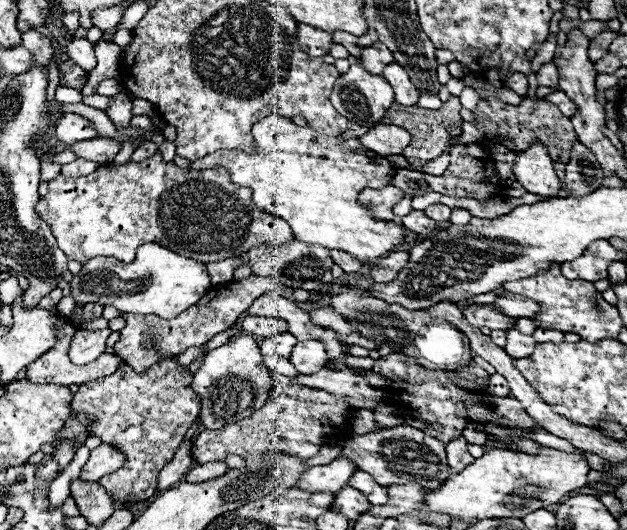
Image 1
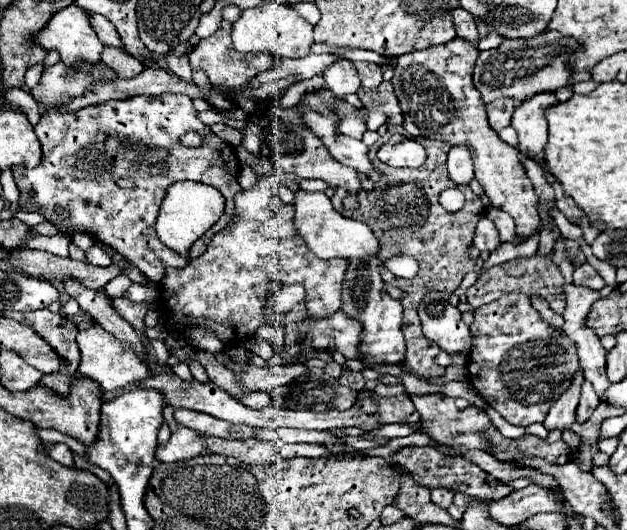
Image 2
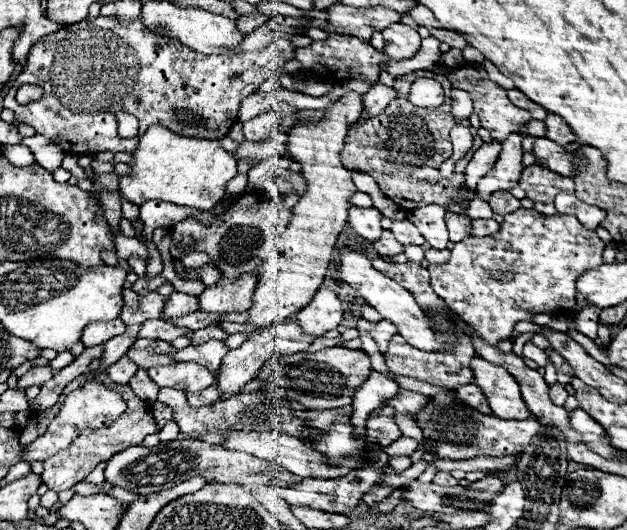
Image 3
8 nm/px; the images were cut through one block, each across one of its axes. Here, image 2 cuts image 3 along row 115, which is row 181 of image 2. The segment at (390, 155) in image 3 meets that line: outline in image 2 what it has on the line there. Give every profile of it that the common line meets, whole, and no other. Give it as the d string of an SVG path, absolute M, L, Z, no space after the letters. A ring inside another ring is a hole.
M422 140L422 146L426 148L426 162L420 168L392 168L382 164L376 156L372 156L374 168L382 172L382 180L374 184L372 192L364 192L362 188L358 190L358 208L348 210L342 206L342 200L346 198L346 190L338 188L332 196L332 204L338 212L342 212L346 218L356 218L364 224L368 224L374 232L374 236L380 242L378 250L378 260L382 262L382 280L386 284L394 284L400 290L406 292L406 296L400 300L404 306L404 336L406 336L406 364L420 376L420 378L430 378L430 376L442 376L444 368L434 362L434 356L440 352L440 348L428 340L422 334L420 328L420 318L418 318L418 304L422 296L428 290L444 290L444 292L454 292L458 284L462 282L462 276L472 272L476 266L476 260L468 258L466 250L472 244L474 238L474 228L478 220L484 216L484 206L482 200L472 192L464 188L466 194L466 204L458 212L446 212L438 196L444 188L454 188L454 182L448 178L446 172L446 154L450 146L444 142L432 142L432 140ZM408 220L420 220L418 224L408 224ZM386 228L386 230L384 230ZM392 256L414 256L420 264L418 274L412 280L404 280L394 276L384 260ZM444 284L444 286L442 286Z

